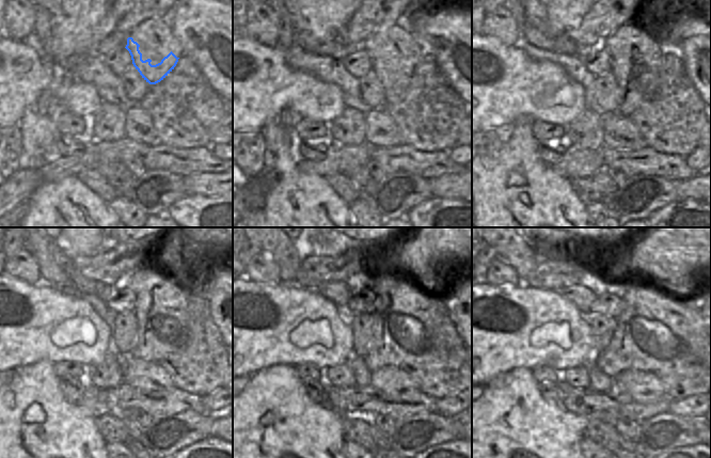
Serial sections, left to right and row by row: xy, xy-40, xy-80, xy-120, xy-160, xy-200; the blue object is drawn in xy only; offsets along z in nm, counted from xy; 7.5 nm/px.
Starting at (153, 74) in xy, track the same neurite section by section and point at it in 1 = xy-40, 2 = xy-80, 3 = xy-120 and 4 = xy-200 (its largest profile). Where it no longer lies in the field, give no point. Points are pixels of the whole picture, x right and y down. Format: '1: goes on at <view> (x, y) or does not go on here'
1: goes on at xy-40 (395, 79)
2: goes on at xy-80 (638, 82)
3: goes on at xy-120 (162, 322)
4: goes on at xy-200 (663, 332)

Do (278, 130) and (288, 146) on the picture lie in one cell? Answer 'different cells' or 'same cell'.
different cells

